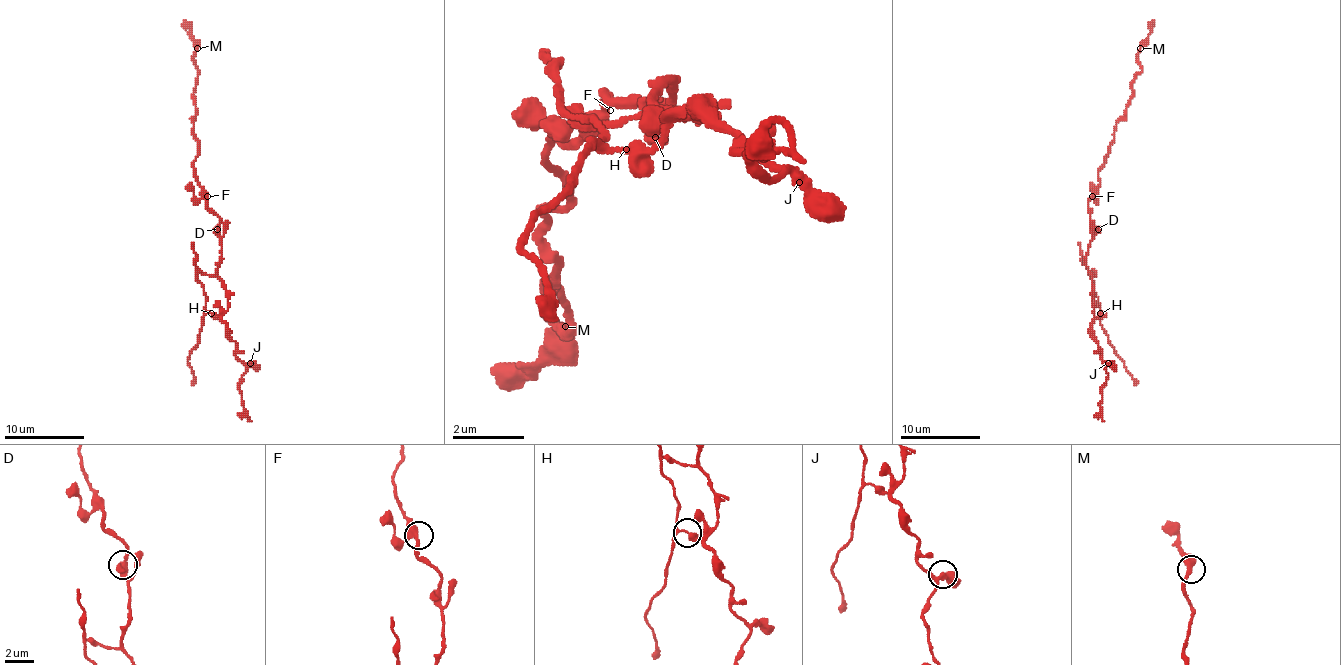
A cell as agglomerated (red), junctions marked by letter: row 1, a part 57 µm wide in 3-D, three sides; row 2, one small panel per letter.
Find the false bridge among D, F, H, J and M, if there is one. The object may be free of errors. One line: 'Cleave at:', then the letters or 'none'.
Cleave at: H

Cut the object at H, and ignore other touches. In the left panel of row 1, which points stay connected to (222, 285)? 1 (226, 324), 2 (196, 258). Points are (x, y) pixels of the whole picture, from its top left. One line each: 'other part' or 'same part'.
1: same part
2: other part

